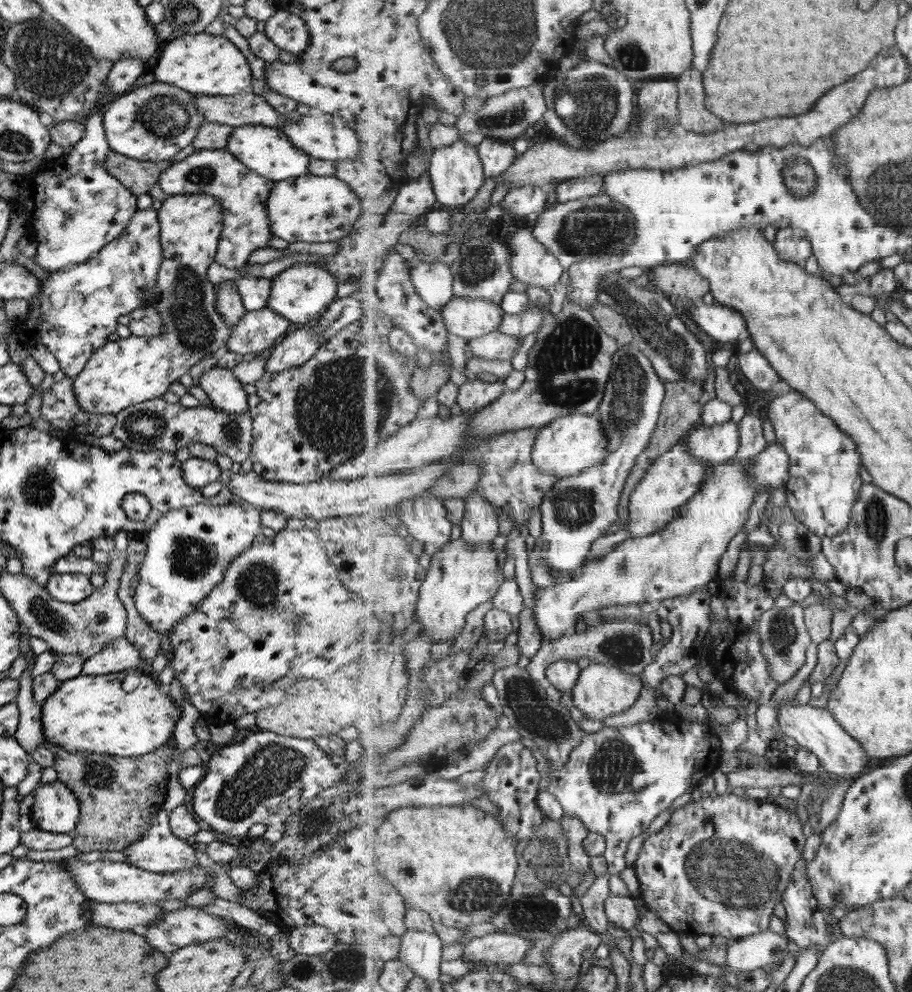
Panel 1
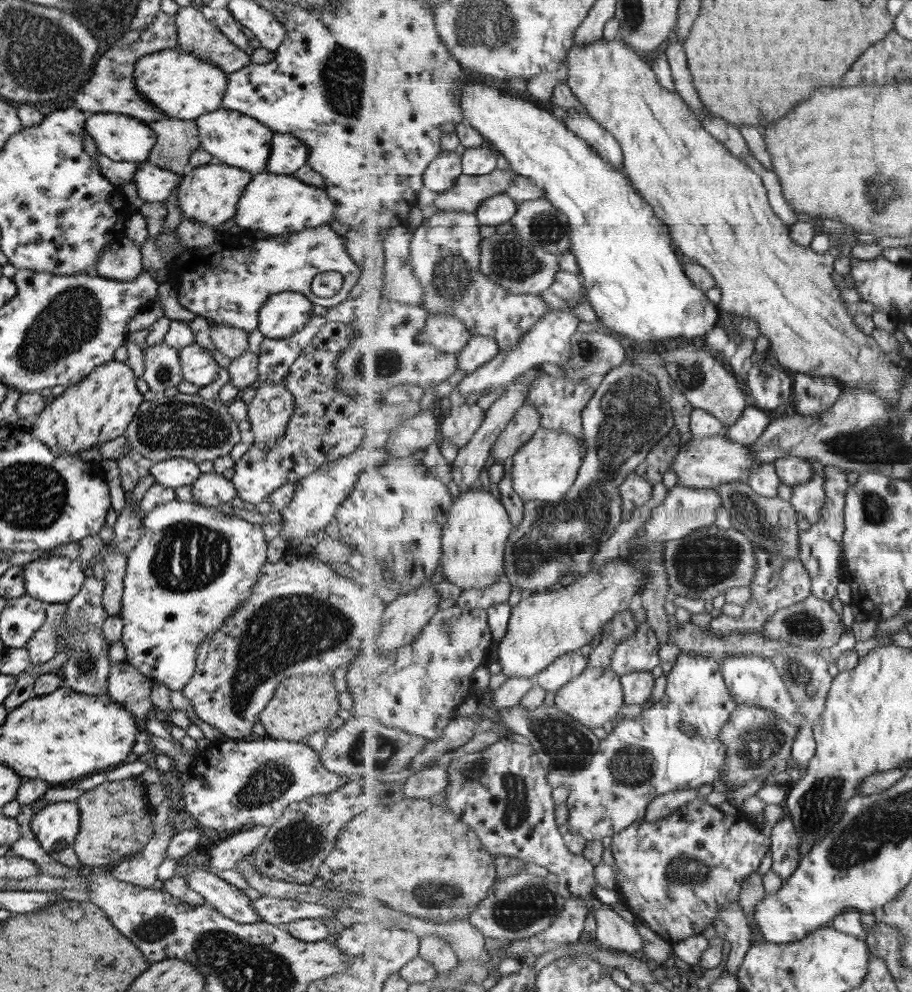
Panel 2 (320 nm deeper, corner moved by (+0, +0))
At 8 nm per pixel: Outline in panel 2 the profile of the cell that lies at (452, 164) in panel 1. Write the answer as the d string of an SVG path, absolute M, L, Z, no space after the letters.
M442 150L425 172L424 186L438 194L452 189L457 179L464 174L463 161L463 155Z

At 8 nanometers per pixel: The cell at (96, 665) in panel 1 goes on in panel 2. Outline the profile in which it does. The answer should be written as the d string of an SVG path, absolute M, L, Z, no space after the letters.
M124 661L111 663L105 693L112 702L142 722L153 708L150 699L152 683L151 677L141 674Z

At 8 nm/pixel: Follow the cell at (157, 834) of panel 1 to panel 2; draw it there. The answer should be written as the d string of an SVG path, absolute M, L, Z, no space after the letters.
M195 863L186 864L189 868L187 886L193 889L212 909L229 920L239 924L260 922L251 901L235 886L227 884L217 875L203 870Z

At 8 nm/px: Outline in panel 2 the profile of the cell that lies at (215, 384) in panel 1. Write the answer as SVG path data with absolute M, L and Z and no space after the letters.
M194 342L178 348L176 353L181 366L183 381L199 388L214 382L219 366L207 350L202 349Z

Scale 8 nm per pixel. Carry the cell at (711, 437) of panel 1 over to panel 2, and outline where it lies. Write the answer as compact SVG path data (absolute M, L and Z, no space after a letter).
M751 406L743 412L735 425L726 429L723 434L741 446L752 446L771 424L771 418L767 416L765 409Z

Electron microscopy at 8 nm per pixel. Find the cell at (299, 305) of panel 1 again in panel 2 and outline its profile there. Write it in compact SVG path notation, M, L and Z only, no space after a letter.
M281 291L268 296L258 312L256 328L269 339L299 332L313 315L312 304L297 291Z

